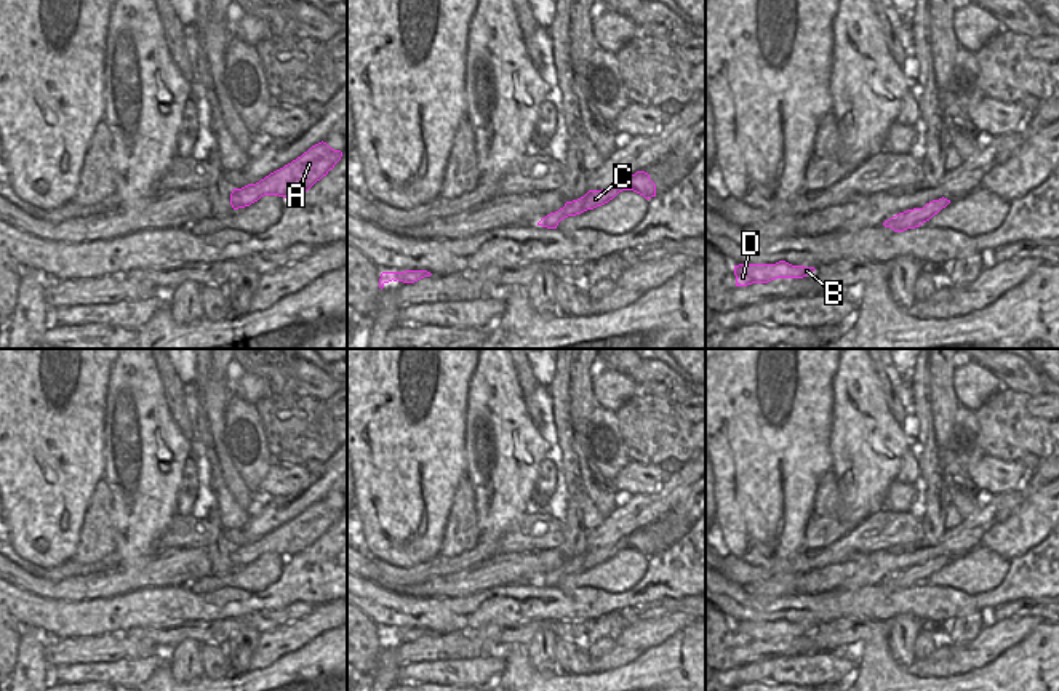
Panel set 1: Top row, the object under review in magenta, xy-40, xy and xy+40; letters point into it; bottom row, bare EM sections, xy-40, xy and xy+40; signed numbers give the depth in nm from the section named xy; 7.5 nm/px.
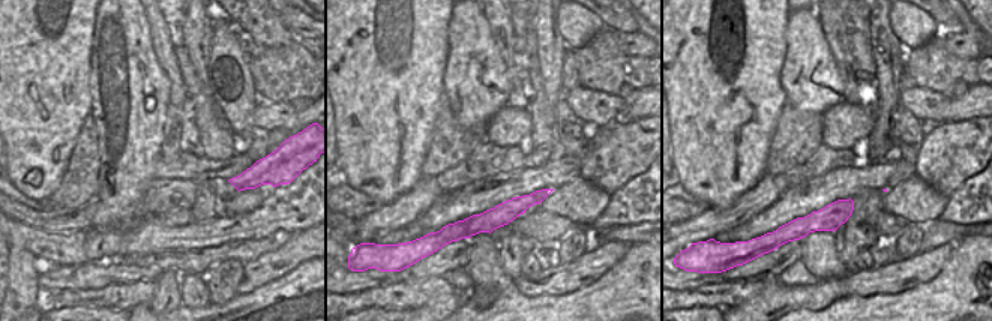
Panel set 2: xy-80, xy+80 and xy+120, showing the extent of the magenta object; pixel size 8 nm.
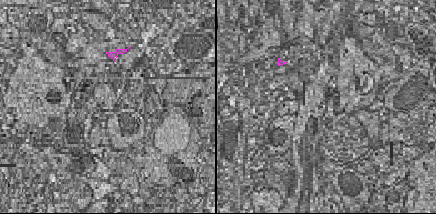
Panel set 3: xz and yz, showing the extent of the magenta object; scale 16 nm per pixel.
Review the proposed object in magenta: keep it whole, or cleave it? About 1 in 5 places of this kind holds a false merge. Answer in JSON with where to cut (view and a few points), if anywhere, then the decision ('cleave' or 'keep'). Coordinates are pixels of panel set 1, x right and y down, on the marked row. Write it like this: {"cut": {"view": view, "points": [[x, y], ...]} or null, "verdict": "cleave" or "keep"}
{"cut": null, "verdict": "keep"}

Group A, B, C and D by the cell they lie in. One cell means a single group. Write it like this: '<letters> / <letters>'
A B C D

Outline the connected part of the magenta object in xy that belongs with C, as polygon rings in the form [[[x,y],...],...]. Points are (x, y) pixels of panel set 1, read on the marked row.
[[[637,171],[635,174],[622,179],[616,186],[601,190],[589,190],[584,197],[566,202],[563,208],[542,218],[537,226],[547,229],[557,229],[558,222],[568,216],[581,214],[587,210],[593,210],[613,200],[622,190],[633,190],[643,195],[646,200],[656,197],[656,184],[649,179],[645,171]]]

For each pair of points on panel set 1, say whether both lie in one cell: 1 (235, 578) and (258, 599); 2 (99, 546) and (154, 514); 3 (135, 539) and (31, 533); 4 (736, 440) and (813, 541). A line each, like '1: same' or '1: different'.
1: different
2: different
3: different
4: different

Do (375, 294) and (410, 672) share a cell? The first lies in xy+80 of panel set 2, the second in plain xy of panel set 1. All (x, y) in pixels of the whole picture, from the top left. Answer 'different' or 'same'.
same

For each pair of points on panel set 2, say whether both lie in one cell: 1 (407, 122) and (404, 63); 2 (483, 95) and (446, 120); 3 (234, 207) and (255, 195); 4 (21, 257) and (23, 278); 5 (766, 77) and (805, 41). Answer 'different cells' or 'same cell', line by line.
1: same cell
2: different cells
3: same cell
4: same cell
5: different cells

